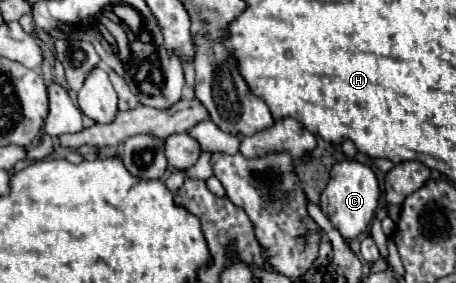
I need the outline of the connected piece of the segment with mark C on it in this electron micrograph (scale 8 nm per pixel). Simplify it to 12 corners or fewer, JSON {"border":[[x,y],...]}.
{"border":[[333,164],[321,210],[345,240],[357,238],[379,204],[375,172]]}

